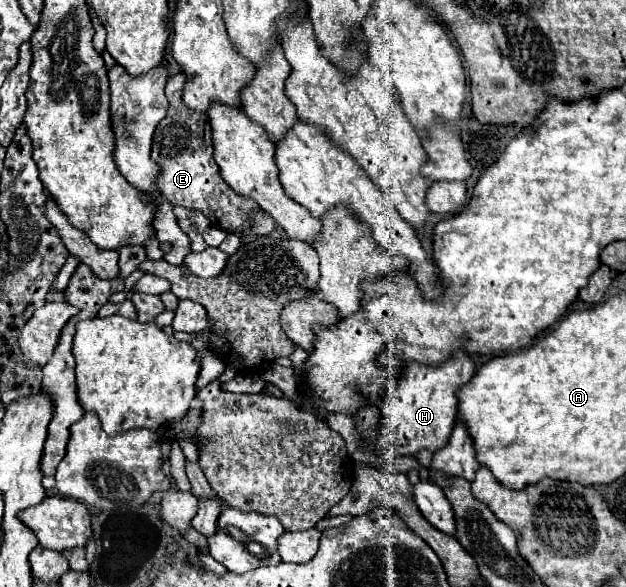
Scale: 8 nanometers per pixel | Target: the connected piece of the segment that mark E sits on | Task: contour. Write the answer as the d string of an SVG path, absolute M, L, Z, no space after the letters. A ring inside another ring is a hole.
M179 73L175 77L169 77L165 87L165 95L169 99L169 111L167 117L155 129L151 149L151 159L161 167L155 185L159 193L167 201L171 201L171 205L197 209L205 213L205 217L211 221L211 227L219 227L227 233L239 233L239 229L247 225L247 213L255 213L259 207L255 205L255 201L237 195L227 183L223 183L217 163L213 159L209 117L185 107L185 103L181 101L183 85L185 75Z

